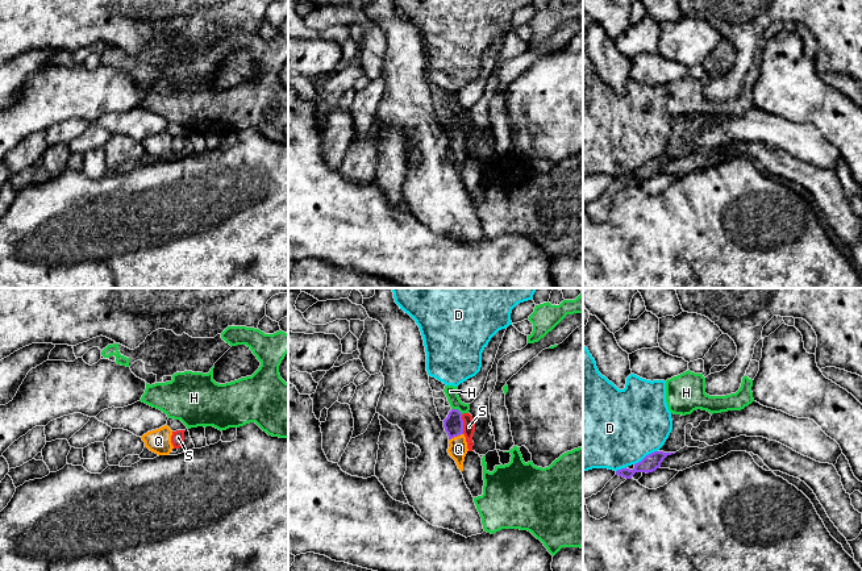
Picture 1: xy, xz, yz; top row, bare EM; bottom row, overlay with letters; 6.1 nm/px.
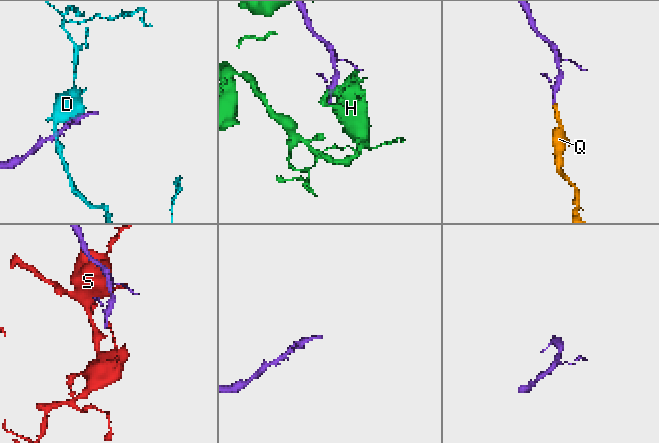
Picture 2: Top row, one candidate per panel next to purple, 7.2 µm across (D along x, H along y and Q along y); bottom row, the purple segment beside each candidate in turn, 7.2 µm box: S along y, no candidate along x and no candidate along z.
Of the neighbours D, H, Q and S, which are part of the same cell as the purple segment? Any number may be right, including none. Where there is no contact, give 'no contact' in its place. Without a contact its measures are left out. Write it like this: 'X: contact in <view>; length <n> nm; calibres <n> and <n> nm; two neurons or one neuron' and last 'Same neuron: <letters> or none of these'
D: contact in yz; length 170 nm; calibres 100 and 480 nm; two neurons
H: contact in xz; length 80 nm; calibres 120 and 80 nm; two neurons
Q: contact in xz; length 100 nm; calibres 120 and 110 nm; one neuron
S: contact in xz; length 120 nm; calibres 120 and 80 nm; two neurons
Same neuron: Q

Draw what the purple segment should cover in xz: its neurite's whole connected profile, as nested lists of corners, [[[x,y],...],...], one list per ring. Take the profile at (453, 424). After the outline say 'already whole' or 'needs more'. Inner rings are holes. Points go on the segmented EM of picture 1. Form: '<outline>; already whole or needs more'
[[[451,409],[444,420],[445,432],[449,435],[449,455],[455,460],[461,472],[463,471],[465,457],[469,451],[466,437],[463,434],[462,413],[458,409]]]; needs more

